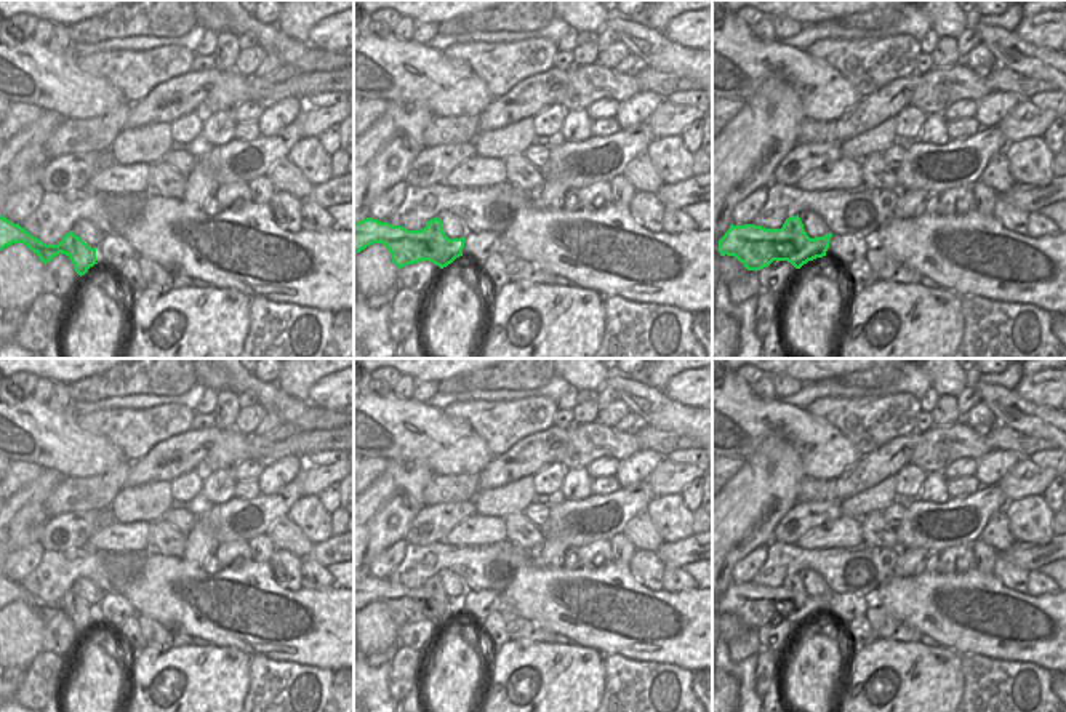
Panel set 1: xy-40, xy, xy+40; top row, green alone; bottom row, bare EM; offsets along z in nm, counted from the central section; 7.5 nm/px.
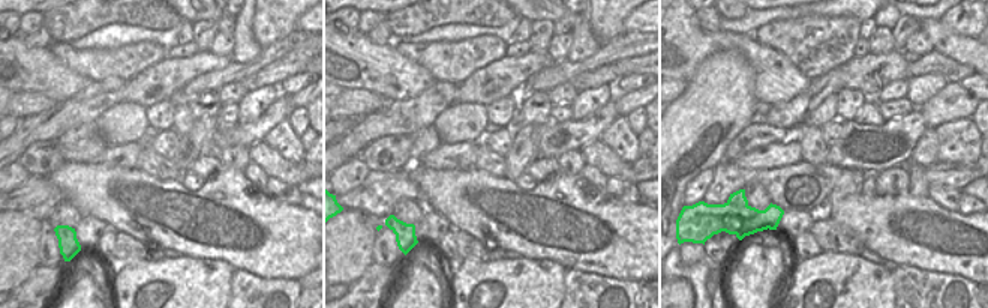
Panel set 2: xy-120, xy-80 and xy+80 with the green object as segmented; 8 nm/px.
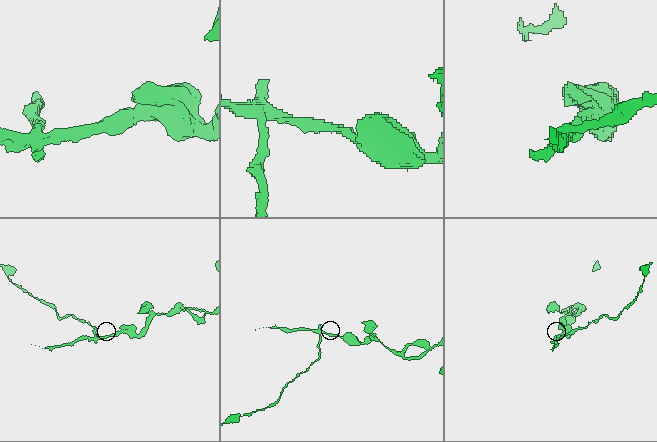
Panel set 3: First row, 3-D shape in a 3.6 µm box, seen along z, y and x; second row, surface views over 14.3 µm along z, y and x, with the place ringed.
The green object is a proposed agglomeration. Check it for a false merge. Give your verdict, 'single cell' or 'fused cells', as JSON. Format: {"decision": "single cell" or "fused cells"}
{"decision": "fused cells"}

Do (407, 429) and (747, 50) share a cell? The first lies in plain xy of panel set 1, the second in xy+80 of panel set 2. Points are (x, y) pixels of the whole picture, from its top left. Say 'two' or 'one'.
one

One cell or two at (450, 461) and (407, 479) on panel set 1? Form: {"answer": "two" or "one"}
{"answer": "two"}

